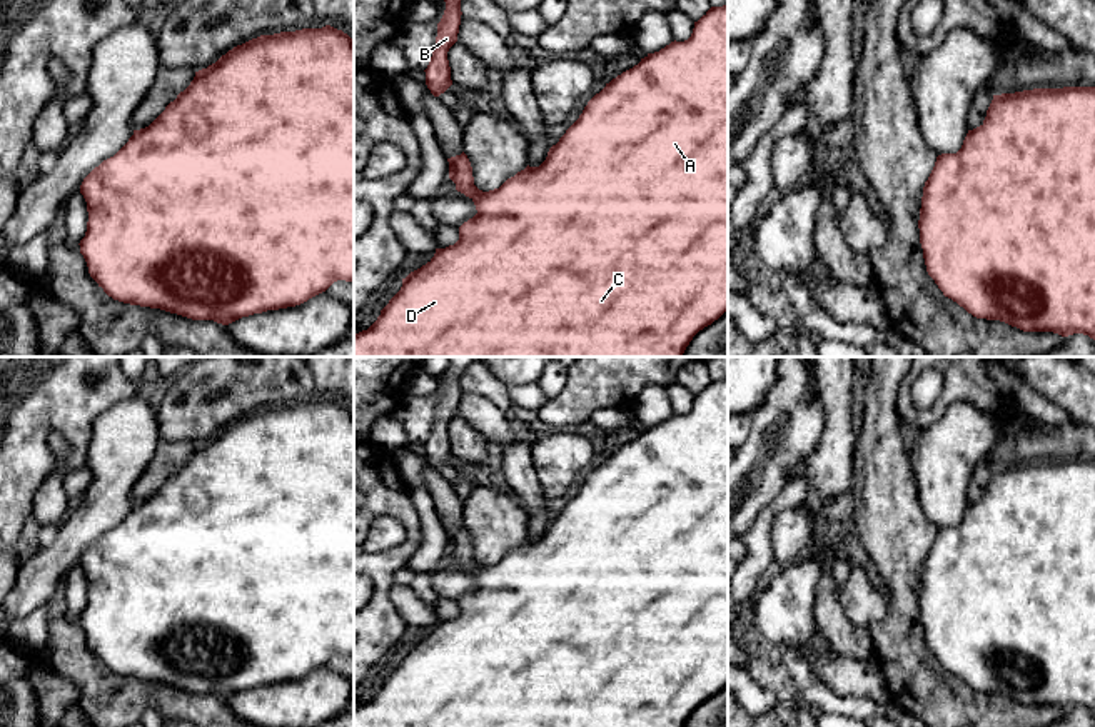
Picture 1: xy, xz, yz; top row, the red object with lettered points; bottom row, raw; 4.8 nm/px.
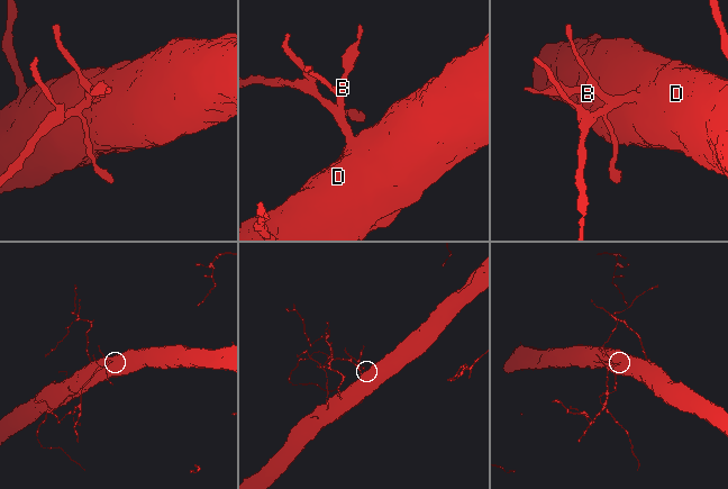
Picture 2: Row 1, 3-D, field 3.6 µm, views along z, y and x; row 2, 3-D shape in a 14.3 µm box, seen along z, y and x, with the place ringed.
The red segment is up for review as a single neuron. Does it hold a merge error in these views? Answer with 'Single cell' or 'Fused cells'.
Single cell

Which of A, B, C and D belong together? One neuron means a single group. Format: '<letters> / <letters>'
A B C D

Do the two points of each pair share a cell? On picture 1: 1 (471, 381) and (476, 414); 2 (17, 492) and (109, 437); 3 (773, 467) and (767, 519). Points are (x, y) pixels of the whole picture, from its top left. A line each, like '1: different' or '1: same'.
1: different
2: different
3: different

